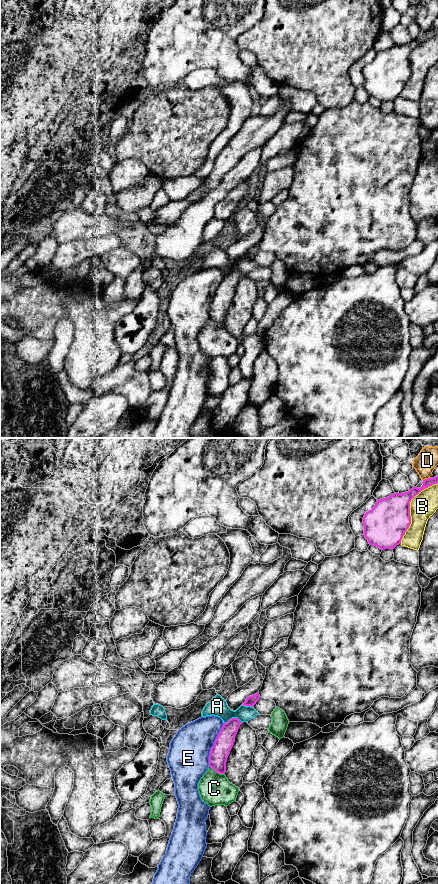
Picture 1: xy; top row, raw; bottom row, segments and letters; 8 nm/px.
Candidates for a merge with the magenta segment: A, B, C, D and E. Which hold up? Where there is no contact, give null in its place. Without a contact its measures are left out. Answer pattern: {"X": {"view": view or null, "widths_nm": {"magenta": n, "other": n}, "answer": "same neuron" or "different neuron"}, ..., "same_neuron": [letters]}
{"A": {"view": "xy", "widths_nm": {"magenta": 150, "other": 150}, "answer": "different neuron"}, "B": {"view": "xy", "widths_nm": {"magenta": 340, "other": 200}, "answer": "different neuron"}, "C": {"view": "xy", "widths_nm": {"magenta": 150, "other": 260}, "answer": "different neuron"}, "D": {"view": "xy", "widths_nm": {"magenta": 120, "other": 170}, "answer": "different neuron"}, "E": {"view": "xy", "widths_nm": {"magenta": 150, "other": 340}, "answer": "different neuron"}, "same_neuron": []}

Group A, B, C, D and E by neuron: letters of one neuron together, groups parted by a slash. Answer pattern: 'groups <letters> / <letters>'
groups A / B / C / D / E

